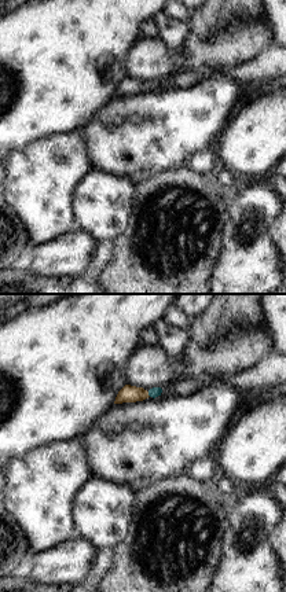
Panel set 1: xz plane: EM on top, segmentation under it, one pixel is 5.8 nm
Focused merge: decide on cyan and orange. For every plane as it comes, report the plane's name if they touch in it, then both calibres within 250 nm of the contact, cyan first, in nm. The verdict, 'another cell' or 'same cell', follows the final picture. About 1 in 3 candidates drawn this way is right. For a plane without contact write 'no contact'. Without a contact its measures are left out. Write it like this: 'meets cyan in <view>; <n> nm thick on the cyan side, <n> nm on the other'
meets cyan in xz; 60 nm thick on the cyan side, 100 nm on the other

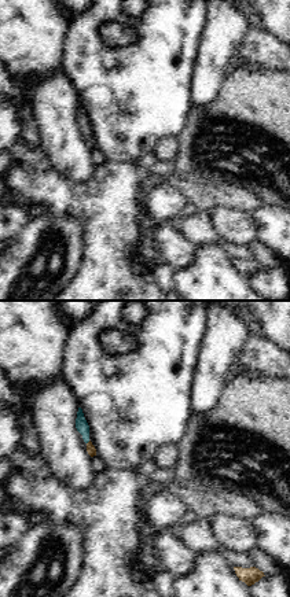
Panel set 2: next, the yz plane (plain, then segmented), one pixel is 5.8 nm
no contact

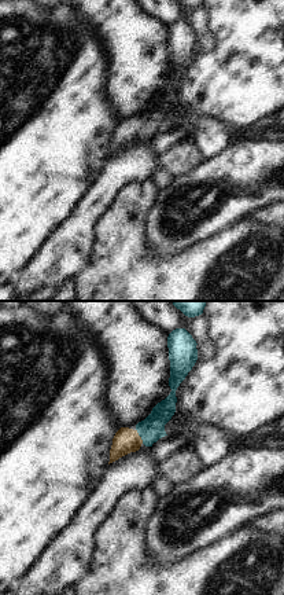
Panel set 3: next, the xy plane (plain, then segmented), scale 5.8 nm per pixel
meets cyan in xy; 150 nm thick on the cyan side, 150 nm on the other

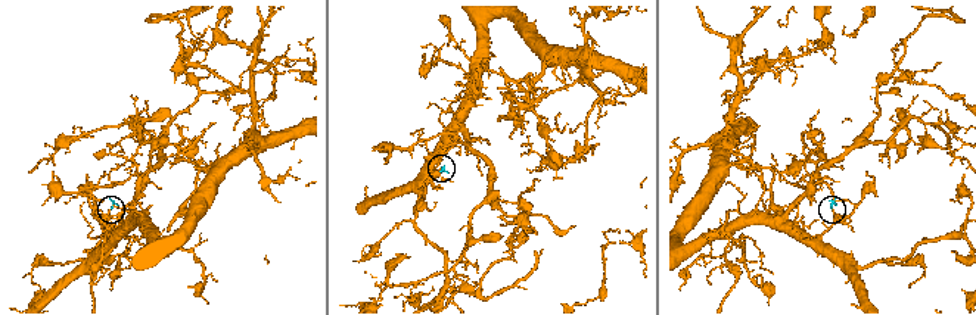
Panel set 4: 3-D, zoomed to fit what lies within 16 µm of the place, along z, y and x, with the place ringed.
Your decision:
same cell

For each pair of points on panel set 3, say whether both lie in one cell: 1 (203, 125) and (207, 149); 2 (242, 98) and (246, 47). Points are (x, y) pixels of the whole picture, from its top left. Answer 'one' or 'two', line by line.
1: one
2: one

